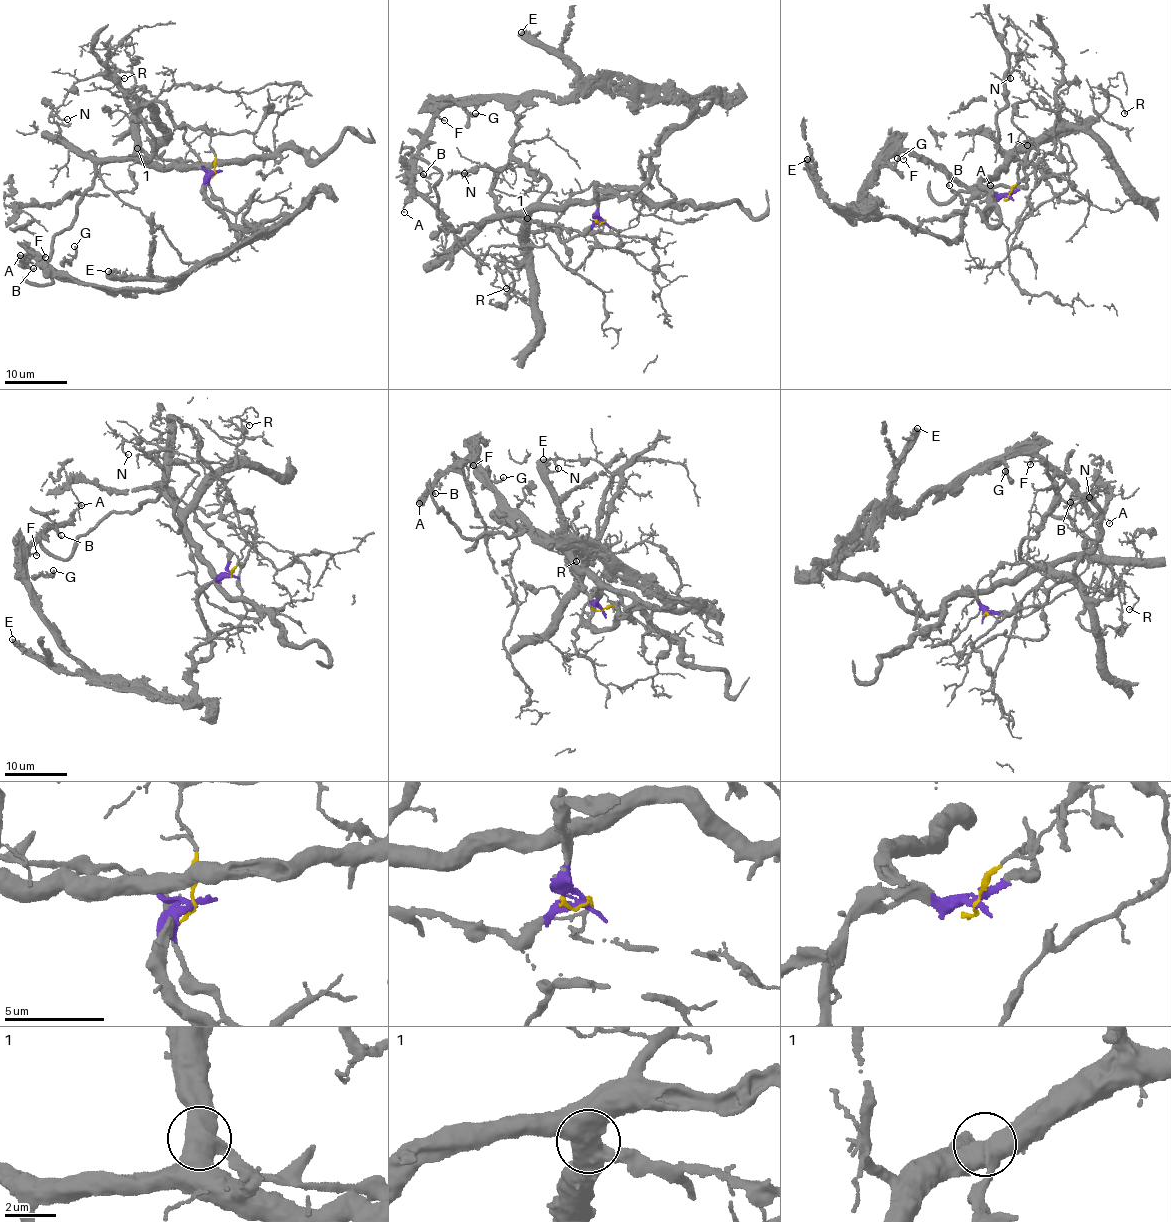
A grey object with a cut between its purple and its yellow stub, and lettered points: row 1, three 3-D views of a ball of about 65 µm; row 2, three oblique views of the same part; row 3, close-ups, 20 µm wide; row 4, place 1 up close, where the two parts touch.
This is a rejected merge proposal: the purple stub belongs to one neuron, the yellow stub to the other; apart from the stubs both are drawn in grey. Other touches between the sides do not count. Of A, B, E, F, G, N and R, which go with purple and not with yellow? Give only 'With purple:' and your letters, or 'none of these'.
With purple: A, B, E, F, G

